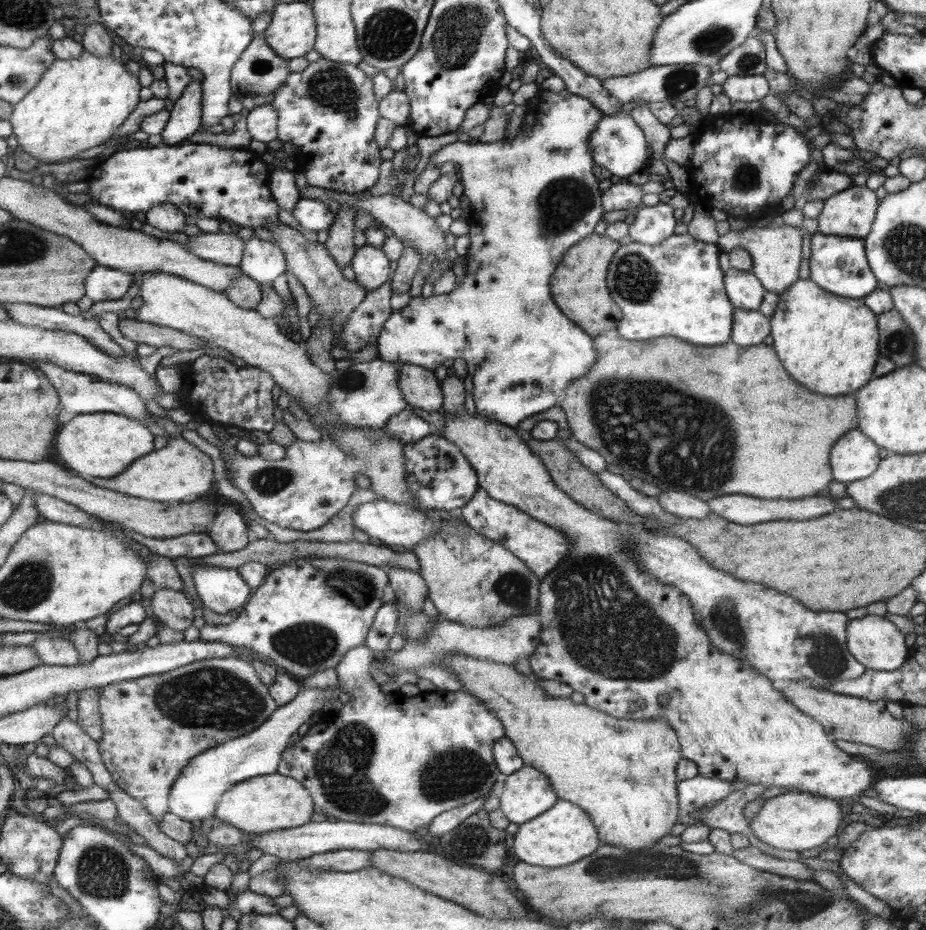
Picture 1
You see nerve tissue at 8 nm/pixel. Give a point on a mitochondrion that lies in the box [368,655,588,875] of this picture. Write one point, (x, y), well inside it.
(457, 772)

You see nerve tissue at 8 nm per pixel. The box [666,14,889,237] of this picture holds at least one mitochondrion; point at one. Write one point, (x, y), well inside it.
(710, 42)

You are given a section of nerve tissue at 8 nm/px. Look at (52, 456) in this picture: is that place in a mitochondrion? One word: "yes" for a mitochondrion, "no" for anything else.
no

